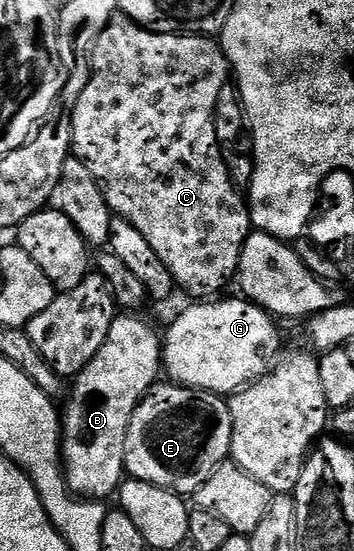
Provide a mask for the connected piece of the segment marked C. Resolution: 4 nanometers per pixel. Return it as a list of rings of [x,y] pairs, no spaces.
[[[117,17],[99,37],[91,63],[96,70],[90,74],[89,80],[81,89],[81,94],[72,104],[72,107],[74,106],[73,112],[71,112],[73,120],[72,154],[79,161],[83,161],[83,165],[87,165],[87,169],[91,169],[91,173],[97,184],[100,185],[102,193],[105,194],[107,205],[112,209],[114,216],[135,225],[135,229],[139,229],[139,233],[143,233],[143,237],[147,237],[151,249],[155,249],[155,253],[159,253],[159,258],[171,273],[174,284],[180,290],[182,287],[187,294],[194,295],[192,298],[197,301],[205,301],[216,296],[213,294],[223,290],[225,282],[228,279],[230,282],[236,276],[239,257],[243,253],[243,245],[251,234],[249,205],[246,196],[242,192],[241,195],[237,192],[237,187],[233,184],[232,177],[229,176],[229,167],[225,164],[224,157],[221,156],[223,147],[217,142],[217,134],[215,133],[219,89],[227,86],[231,79],[231,68],[225,51],[220,42],[213,37],[168,35],[162,31],[150,31],[148,27],[142,27],[140,23],[128,17]]]

